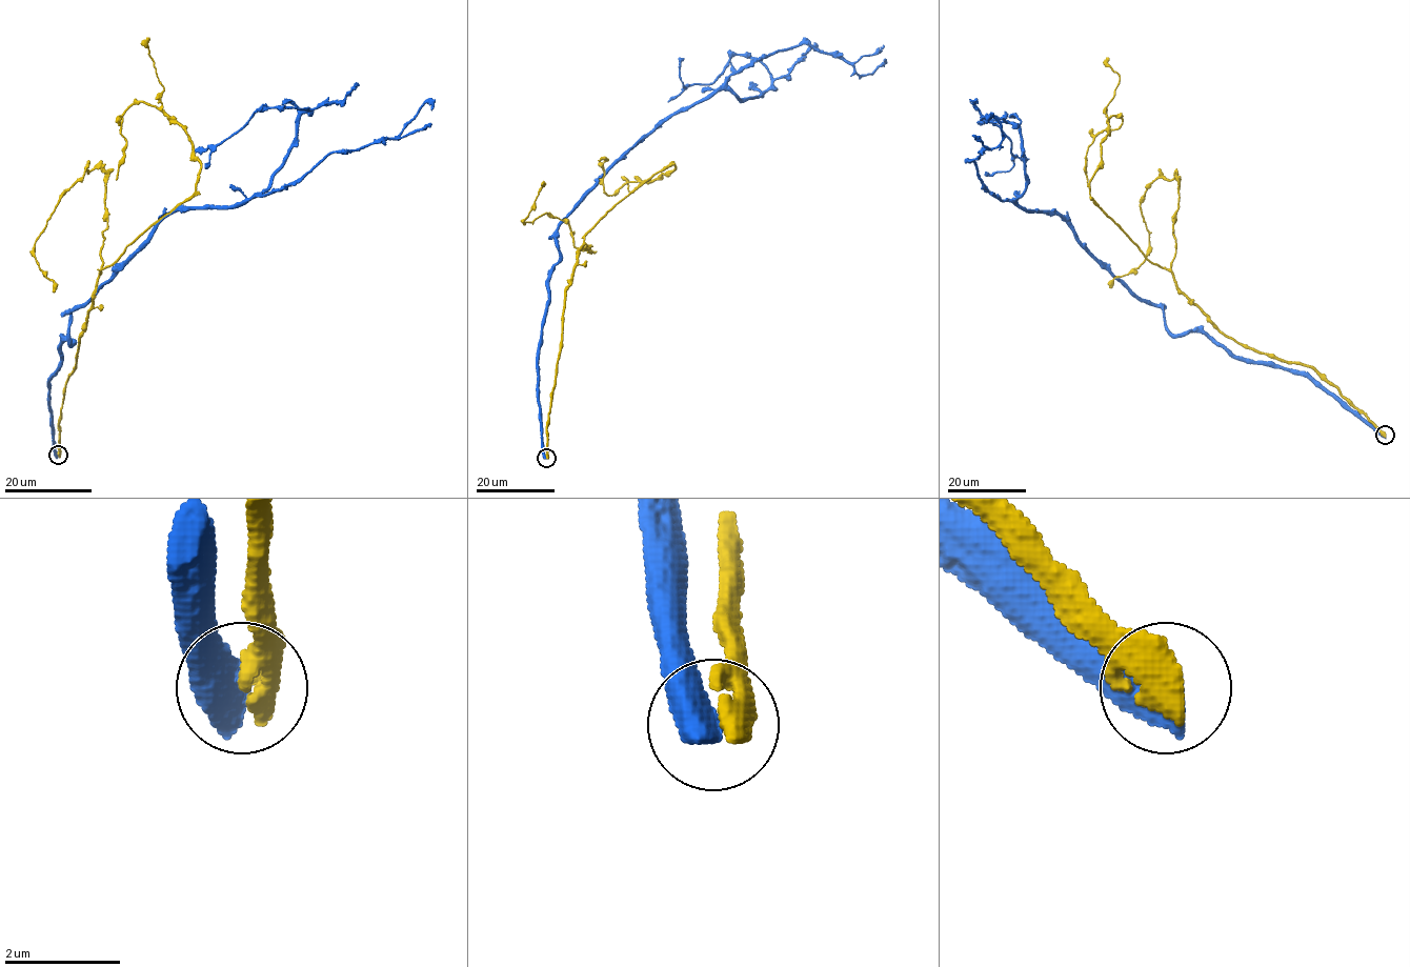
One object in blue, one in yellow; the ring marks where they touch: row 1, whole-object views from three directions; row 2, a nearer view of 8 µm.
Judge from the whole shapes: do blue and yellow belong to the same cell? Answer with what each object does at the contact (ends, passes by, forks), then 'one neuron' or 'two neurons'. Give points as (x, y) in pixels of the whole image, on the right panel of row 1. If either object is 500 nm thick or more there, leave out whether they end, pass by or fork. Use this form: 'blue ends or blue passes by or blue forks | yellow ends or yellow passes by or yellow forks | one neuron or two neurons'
two neurons

